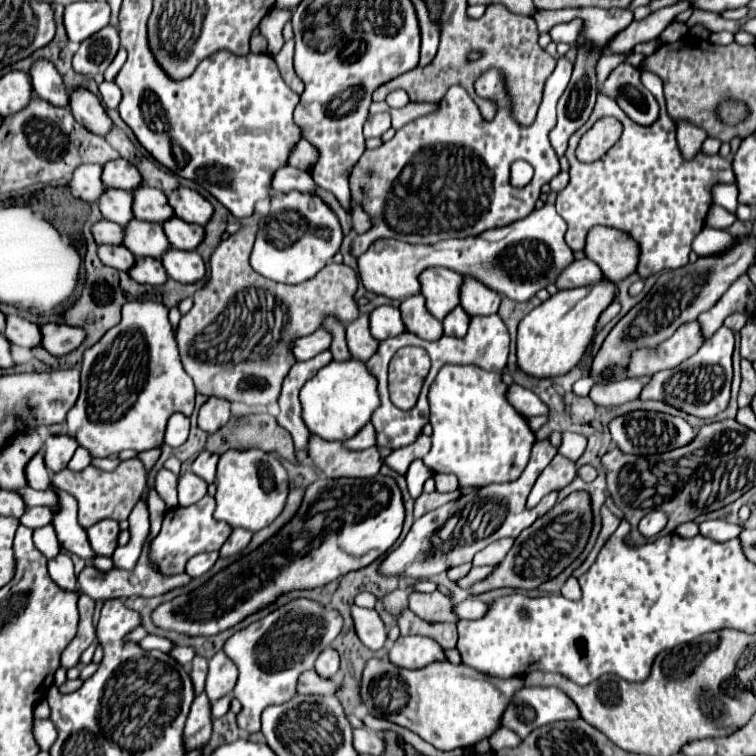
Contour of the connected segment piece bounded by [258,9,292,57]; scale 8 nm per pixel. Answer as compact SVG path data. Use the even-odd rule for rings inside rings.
M272 9L264 19L262 19L262 23L260 23L260 33L268 39L268 55L276 55L280 49L282 49L282 45L284 45L284 39L282 39L282 29L284 29L284 25L290 21L290 17L292 17L292 11L288 11L288 9Z

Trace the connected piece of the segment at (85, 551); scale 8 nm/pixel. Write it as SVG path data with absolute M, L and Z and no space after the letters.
M50 485L50 489L58 495L58 513L52 519L52 525L56 529L58 541L62 547L66 547L70 553L76 553L78 557L82 557L84 561L92 561L96 557L96 553L92 551L86 531L82 531L82 527L76 521L76 501L70 493L56 489L54 485Z

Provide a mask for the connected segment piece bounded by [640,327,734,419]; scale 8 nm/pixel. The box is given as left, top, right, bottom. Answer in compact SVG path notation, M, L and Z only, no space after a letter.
M720 327L704 345L684 363L674 369L660 371L640 393L640 399L658 399L670 403L694 417L712 419L728 407L730 399L730 381L732 381L732 351L734 351L734 333L728 327Z

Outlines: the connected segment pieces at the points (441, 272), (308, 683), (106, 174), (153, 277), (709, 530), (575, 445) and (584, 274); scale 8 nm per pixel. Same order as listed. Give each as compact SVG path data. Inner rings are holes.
M424 269L418 275L420 281L420 293L426 299L426 309L442 321L446 313L450 313L460 301L458 301L458 289L462 285L462 275L454 273L452 269Z
M306 671L298 679L300 695L334 695L340 685L334 679L322 679L316 671Z
M116 159L116 161L108 161L102 167L102 183L106 187L132 191L142 183L142 177L132 163L128 163L126 159Z
M154 257L136 259L134 269L130 269L128 275L138 283L148 283L148 285L162 285L166 281L166 271L162 263Z
M704 521L704 523L700 523L700 533L712 541L734 539L740 531L742 531L740 525L732 525L728 521Z
M564 431L562 433L562 443L558 447L558 453L572 459L572 461L578 461L578 457L584 453L586 449L586 437L578 435L578 433L568 433Z
M580 259L580 261L572 261L560 275L558 281L554 283L558 289L572 289L572 287L582 287L582 285L590 285L596 281L602 281L602 271L598 269L598 265L590 259Z

